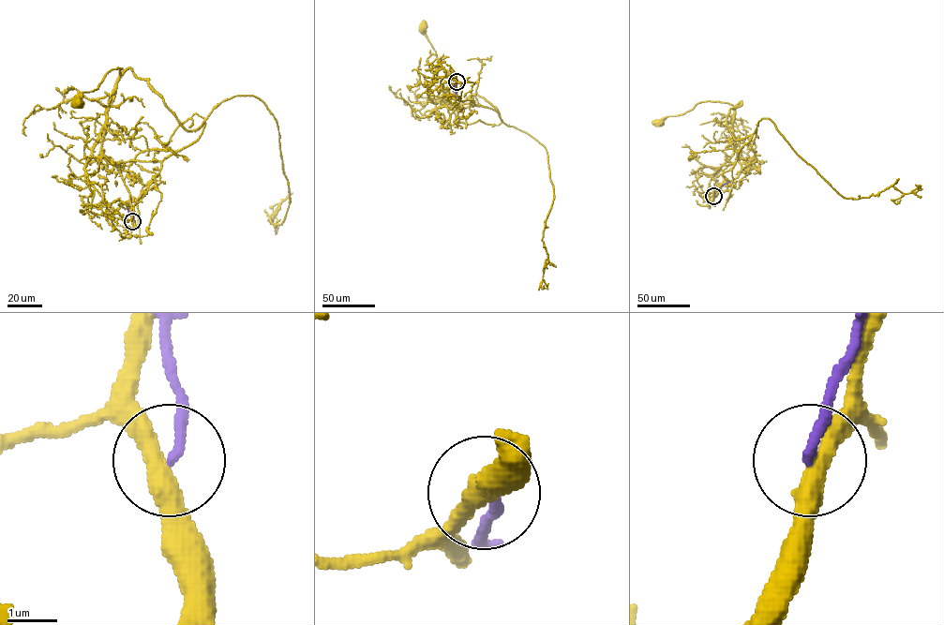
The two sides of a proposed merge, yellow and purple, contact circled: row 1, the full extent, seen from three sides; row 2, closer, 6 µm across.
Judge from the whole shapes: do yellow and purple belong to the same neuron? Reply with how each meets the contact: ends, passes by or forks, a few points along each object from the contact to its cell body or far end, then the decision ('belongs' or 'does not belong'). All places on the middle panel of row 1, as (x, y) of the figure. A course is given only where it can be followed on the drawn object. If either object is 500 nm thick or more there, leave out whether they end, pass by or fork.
yellow passes by; purple ends; course yellow (457, 81), (455, 105), (450, 109), (445, 106), (438, 109), (441, 101), (448, 102), (450, 82), (424, 24); course purple (457, 81), (453, 87), (456, 98); does not belong

